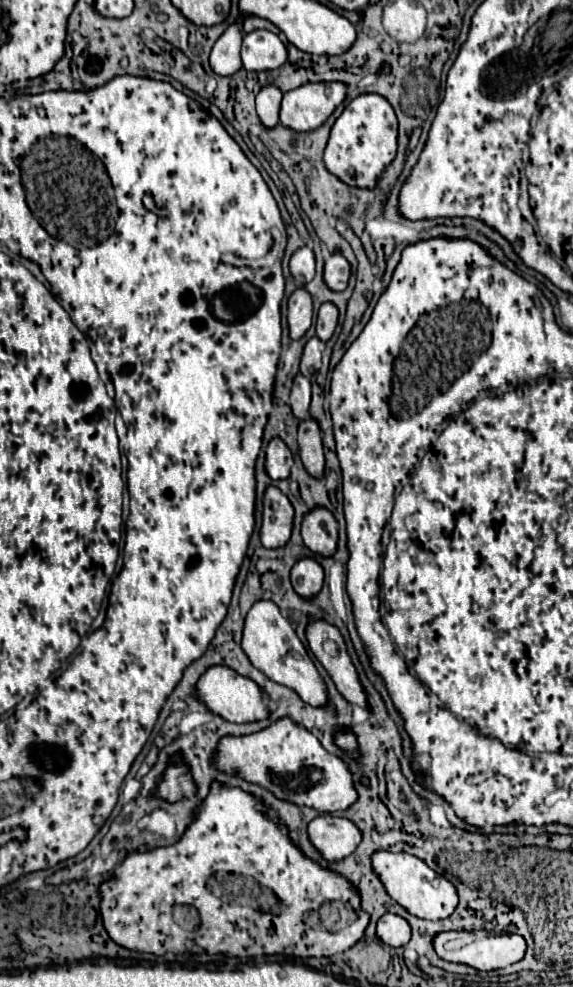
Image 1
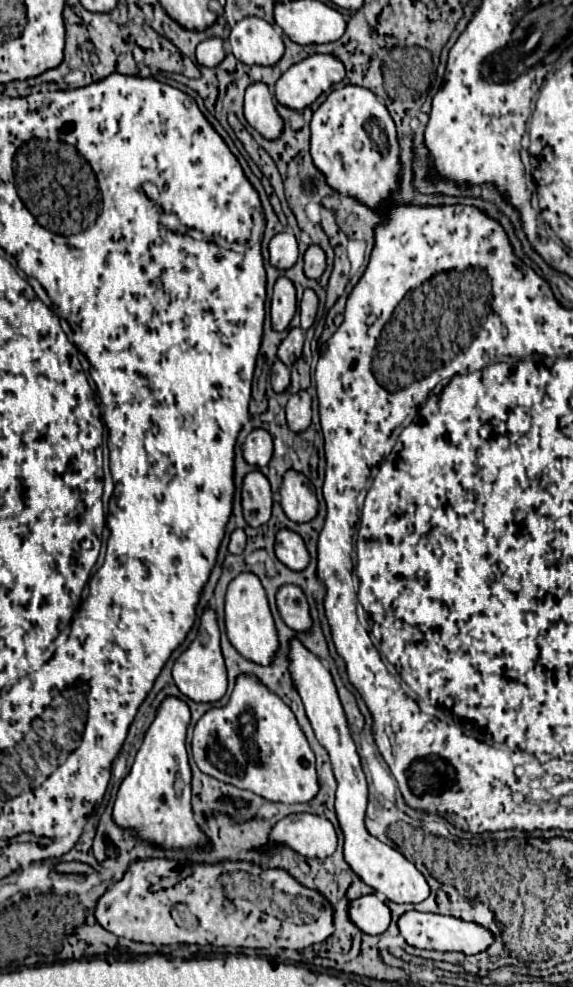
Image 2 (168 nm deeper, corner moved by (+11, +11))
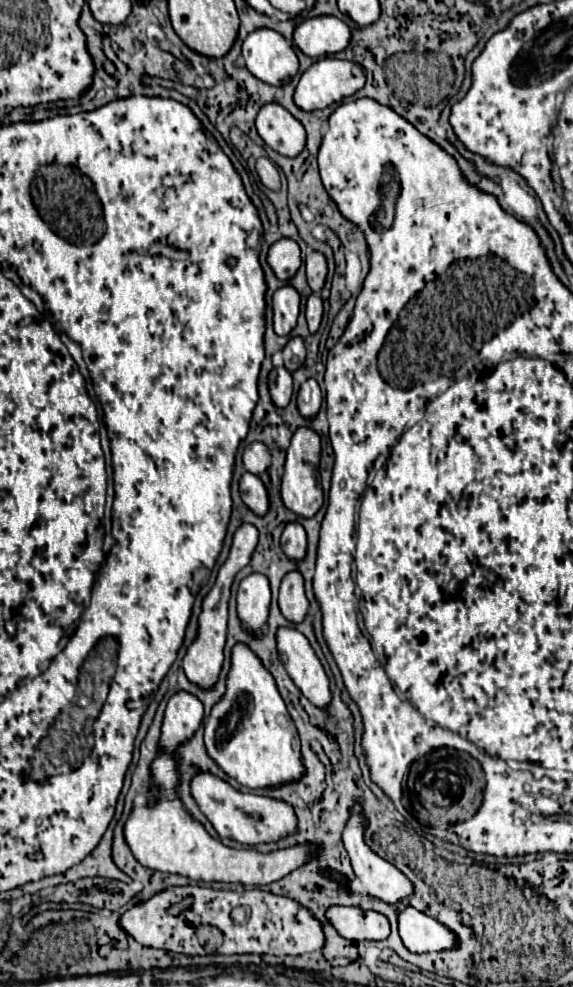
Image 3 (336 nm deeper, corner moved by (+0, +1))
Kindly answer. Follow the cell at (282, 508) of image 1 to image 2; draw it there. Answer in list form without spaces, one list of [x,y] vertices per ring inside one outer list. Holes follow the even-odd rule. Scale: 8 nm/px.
[[[258,470],[248,472],[242,484],[244,494],[244,518],[250,526],[262,526],[272,514],[272,490],[266,476]]]

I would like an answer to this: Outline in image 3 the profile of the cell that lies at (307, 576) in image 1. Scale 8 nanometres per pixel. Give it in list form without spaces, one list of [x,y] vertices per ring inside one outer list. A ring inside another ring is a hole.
[[[299,522],[287,524],[281,536],[281,548],[285,552],[285,556],[293,562],[301,562],[307,554],[307,536],[305,530]]]

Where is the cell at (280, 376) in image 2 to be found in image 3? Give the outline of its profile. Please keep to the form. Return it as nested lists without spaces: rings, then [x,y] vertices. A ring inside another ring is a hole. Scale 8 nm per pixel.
[[[273,368],[269,374],[269,392],[275,402],[275,406],[285,408],[293,394],[293,380],[291,372],[285,368]]]

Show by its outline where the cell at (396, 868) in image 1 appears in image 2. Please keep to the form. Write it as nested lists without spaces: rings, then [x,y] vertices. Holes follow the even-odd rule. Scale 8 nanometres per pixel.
[[[292,638],[288,642],[290,652],[288,652],[288,670],[292,676],[292,682],[304,702],[306,716],[316,732],[318,742],[328,750],[330,760],[332,760],[332,770],[334,778],[338,782],[336,788],[336,816],[344,834],[344,860],[348,866],[360,876],[360,880],[368,886],[372,886],[376,892],[380,892],[386,900],[392,902],[412,902],[418,904],[424,898],[428,898],[430,888],[424,880],[424,876],[416,870],[412,862],[408,862],[396,848],[382,844],[376,840],[366,828],[364,828],[364,814],[366,814],[366,798],[368,798],[368,784],[360,766],[360,758],[356,752],[356,746],[350,738],[348,724],[344,718],[342,704],[338,700],[336,686],[332,682],[330,672],[322,666],[322,662],[304,648],[304,644],[298,638]]]

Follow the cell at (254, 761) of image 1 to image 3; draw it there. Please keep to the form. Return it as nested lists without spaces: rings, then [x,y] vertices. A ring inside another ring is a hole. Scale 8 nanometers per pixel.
[[[235,644],[227,692],[217,702],[205,722],[205,748],[209,758],[241,786],[279,788],[301,780],[307,774],[301,756],[301,740],[273,676],[261,660],[243,644]]]

